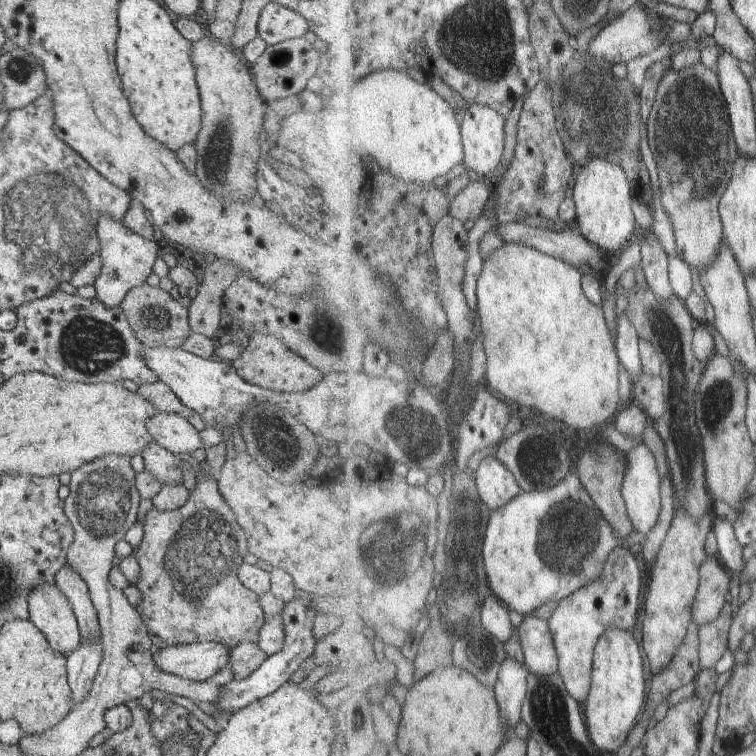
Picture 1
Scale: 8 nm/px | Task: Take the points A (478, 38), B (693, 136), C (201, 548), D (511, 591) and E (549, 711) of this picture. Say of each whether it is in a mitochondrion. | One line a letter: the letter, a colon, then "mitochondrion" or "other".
A: mitochondrion
B: mitochondrion
C: mitochondrion
D: other
E: mitochondrion

